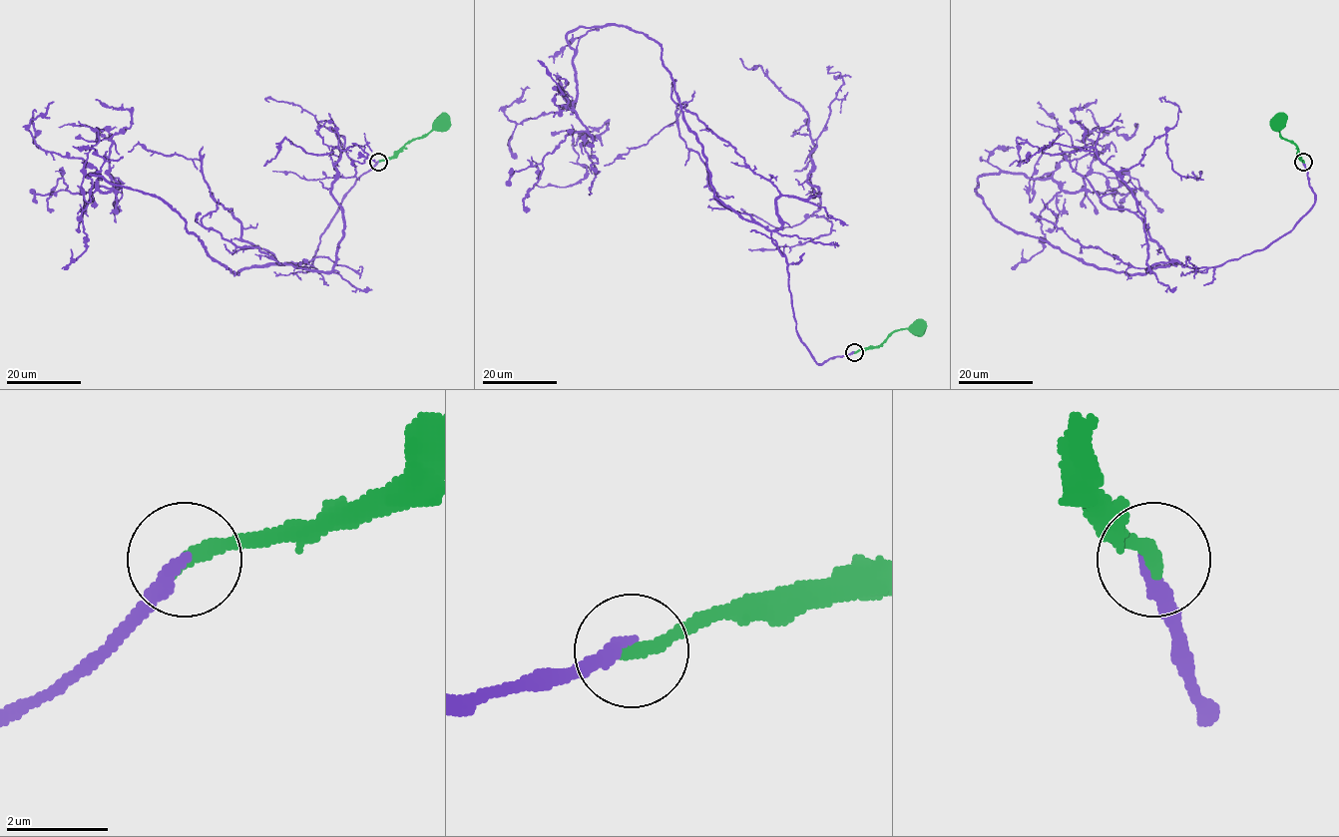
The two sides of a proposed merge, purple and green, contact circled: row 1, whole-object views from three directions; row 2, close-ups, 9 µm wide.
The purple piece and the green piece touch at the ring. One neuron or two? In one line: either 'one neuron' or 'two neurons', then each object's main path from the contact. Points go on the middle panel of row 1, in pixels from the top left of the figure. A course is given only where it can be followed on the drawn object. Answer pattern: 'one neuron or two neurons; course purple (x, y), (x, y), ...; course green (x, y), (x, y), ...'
one neuron; course purple (854, 352), (818, 364), (801, 340), (785, 255), (714, 195), (642, 32), (567, 34), (587, 175), (535, 185); course green (854, 352), (878, 347), (893, 332), (918, 329)

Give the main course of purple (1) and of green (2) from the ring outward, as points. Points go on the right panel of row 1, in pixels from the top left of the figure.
1: (1303, 162), (1312, 208), (1213, 266), (1084, 264), (977, 194), (1001, 173), (1078, 192), (1083, 140), (1135, 127)
2: (1303, 162), (1298, 149), (1280, 136), (1280, 121)

